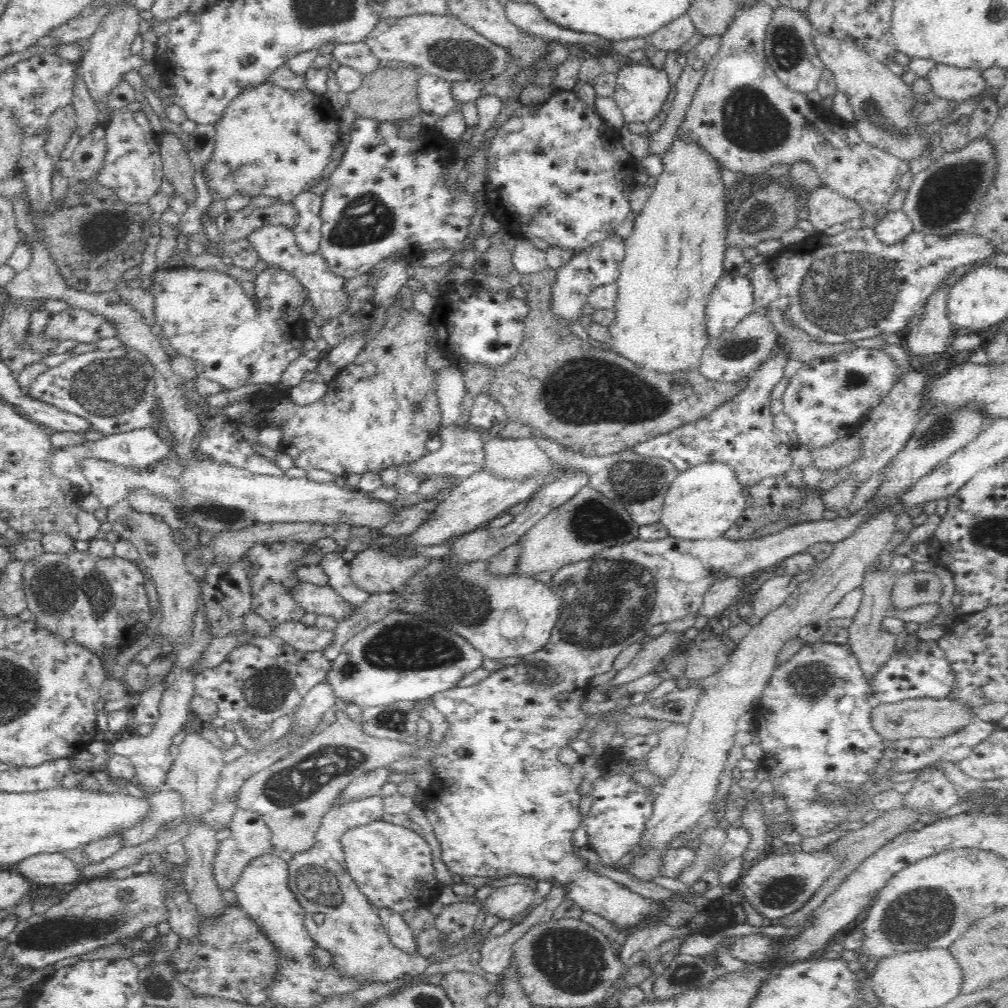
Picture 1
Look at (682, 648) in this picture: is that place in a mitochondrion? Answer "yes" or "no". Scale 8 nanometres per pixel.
no

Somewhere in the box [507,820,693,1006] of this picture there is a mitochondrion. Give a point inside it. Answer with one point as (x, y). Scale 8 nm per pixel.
(572, 960)

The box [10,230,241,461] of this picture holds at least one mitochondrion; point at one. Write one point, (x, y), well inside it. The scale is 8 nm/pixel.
(114, 390)

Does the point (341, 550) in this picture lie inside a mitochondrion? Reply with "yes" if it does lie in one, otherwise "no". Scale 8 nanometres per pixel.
no

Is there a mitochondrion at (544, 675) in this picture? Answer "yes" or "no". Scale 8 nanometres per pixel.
yes

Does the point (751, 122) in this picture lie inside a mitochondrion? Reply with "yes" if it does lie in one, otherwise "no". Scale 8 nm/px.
yes

